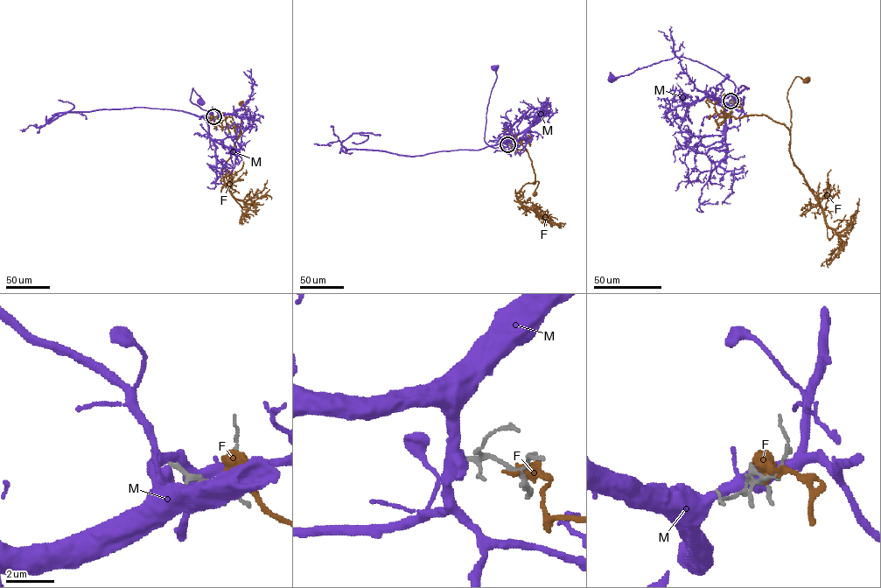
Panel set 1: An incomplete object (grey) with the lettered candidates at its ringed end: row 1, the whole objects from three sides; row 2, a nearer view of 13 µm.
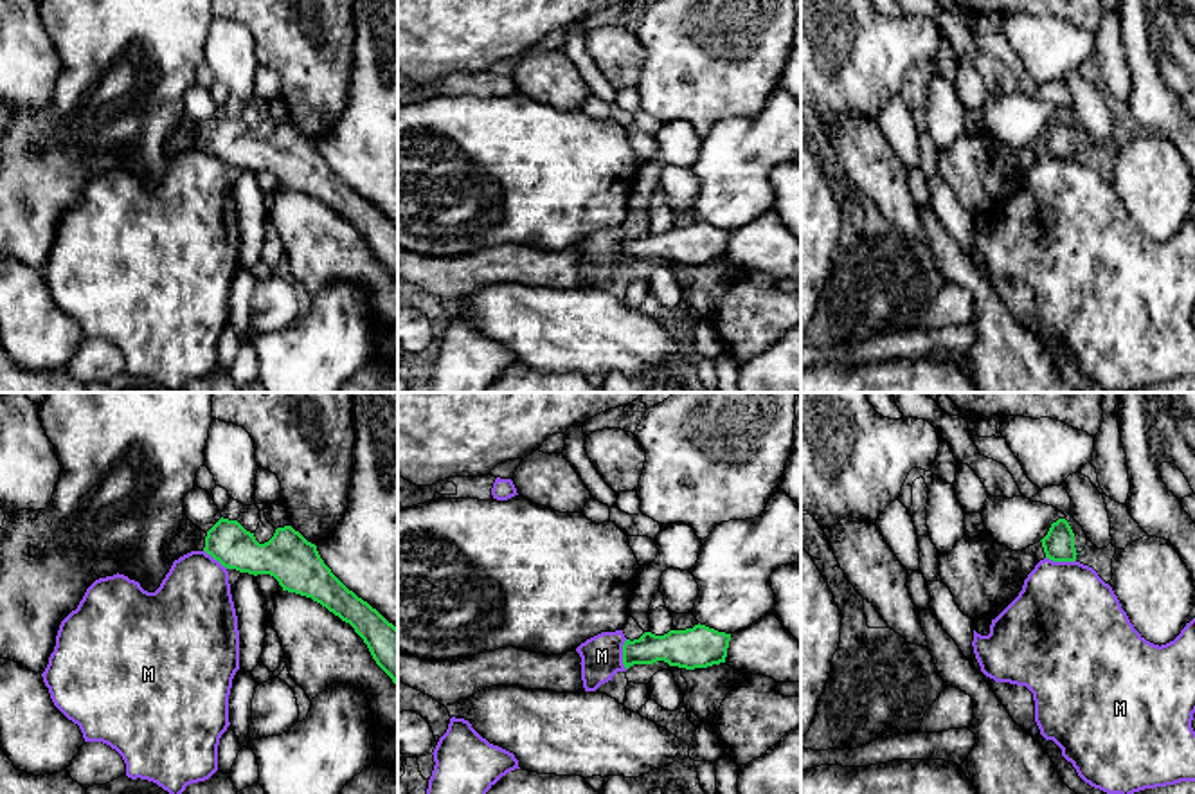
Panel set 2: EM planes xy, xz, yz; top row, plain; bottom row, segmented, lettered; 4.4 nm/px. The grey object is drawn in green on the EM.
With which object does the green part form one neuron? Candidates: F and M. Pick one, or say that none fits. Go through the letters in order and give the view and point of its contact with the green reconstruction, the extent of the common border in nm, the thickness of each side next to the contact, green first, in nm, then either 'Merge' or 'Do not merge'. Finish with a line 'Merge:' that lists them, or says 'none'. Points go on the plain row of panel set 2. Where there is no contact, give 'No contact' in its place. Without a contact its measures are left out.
F: No contact. Do not merge
M: Touches green at xz (623, 251). Shared border 140 nm. Thickness 160 nm (green) against 190 nm. Do not merge
Merge: none

